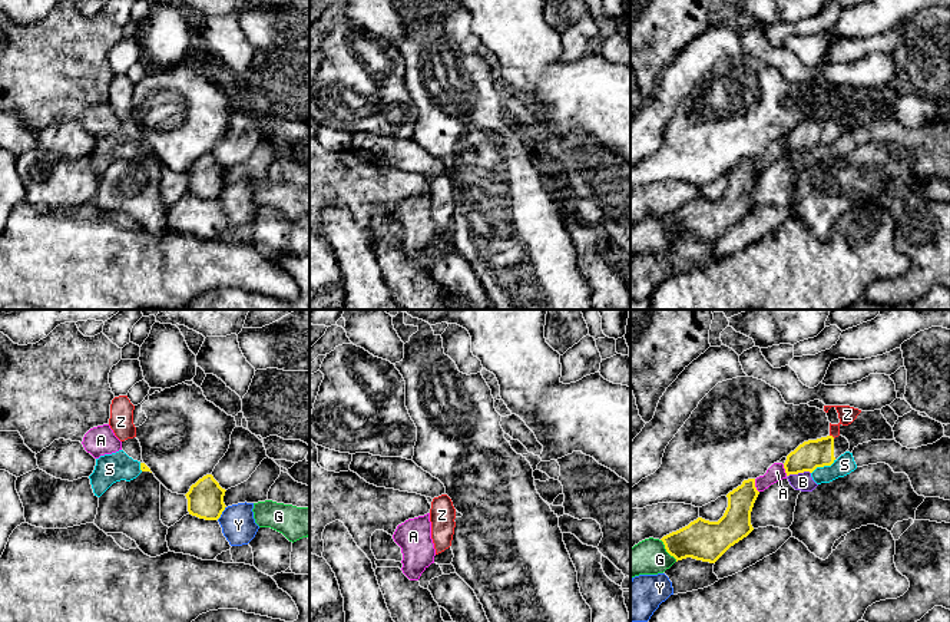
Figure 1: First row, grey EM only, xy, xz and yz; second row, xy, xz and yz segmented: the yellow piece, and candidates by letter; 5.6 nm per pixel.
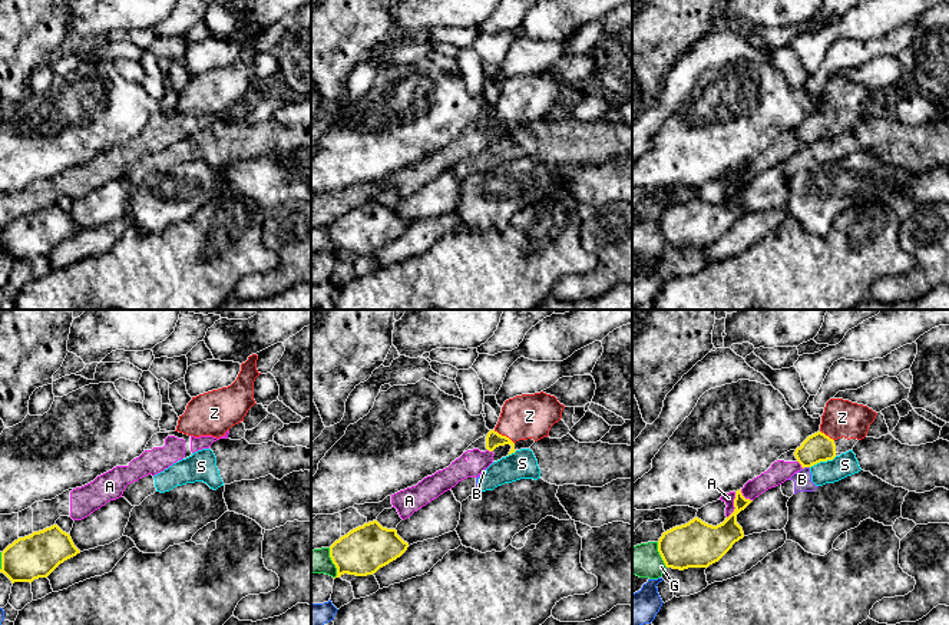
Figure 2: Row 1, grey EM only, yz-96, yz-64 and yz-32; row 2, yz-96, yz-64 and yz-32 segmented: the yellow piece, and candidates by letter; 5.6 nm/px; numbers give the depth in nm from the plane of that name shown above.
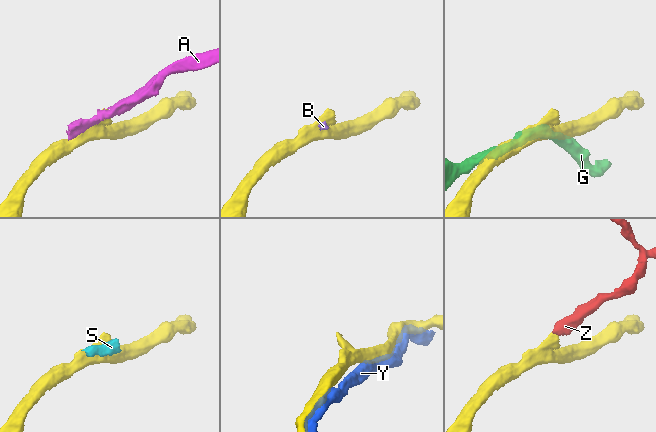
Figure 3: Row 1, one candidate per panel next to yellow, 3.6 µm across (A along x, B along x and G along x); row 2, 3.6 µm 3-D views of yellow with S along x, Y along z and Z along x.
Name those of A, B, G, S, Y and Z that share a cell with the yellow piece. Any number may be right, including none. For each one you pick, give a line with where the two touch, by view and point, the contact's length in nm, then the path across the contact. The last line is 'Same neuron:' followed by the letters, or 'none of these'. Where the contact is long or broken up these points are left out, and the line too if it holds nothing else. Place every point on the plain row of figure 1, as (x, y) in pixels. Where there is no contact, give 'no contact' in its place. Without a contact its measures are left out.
Z: contact yz (831, 115); length 40 nm; way yz (814, 132), (831, 115), (847, 93)
Same neuron: Z

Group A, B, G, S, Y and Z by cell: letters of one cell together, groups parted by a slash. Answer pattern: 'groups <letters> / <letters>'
groups A / B S / G / Y / Z

